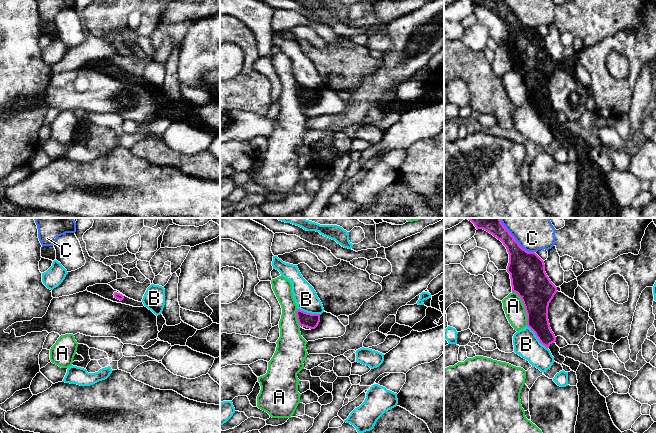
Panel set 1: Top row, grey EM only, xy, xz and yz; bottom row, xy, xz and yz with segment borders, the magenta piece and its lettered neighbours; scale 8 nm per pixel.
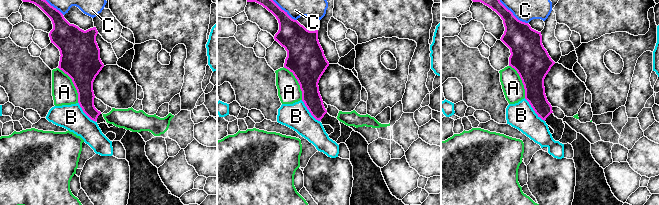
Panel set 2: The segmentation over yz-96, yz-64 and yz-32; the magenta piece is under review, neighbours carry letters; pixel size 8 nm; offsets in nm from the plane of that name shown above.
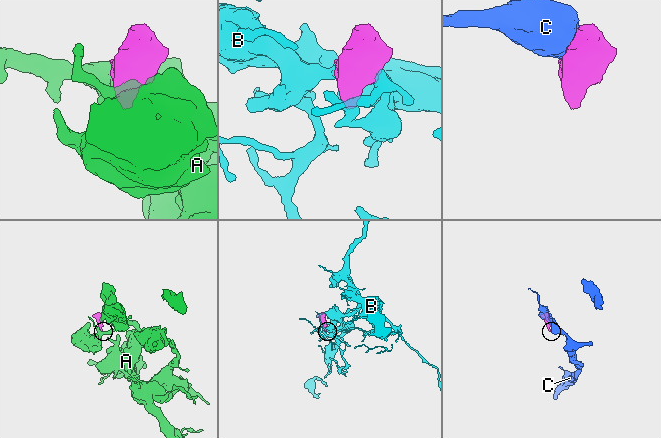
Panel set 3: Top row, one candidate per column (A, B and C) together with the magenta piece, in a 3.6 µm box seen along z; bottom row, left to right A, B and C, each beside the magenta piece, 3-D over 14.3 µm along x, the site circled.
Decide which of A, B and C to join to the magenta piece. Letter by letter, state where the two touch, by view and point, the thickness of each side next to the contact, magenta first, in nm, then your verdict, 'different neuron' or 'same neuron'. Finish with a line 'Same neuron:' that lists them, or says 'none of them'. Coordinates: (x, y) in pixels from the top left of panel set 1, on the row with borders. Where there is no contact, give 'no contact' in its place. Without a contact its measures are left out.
A: yz (524, 306) | 300/160 nm | different neuron
B: yz (536, 336) | 190/200 nm | different neuron
C: yz (514, 239) | 280/360 nm | different neuron
Same neuron: none of them

